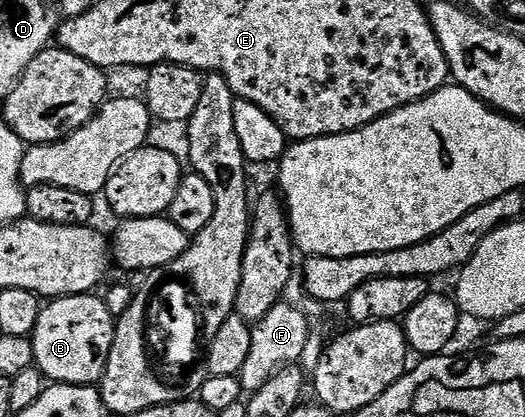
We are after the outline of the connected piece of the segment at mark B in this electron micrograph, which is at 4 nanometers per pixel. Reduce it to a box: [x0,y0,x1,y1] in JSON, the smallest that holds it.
[31,294,116,385]

